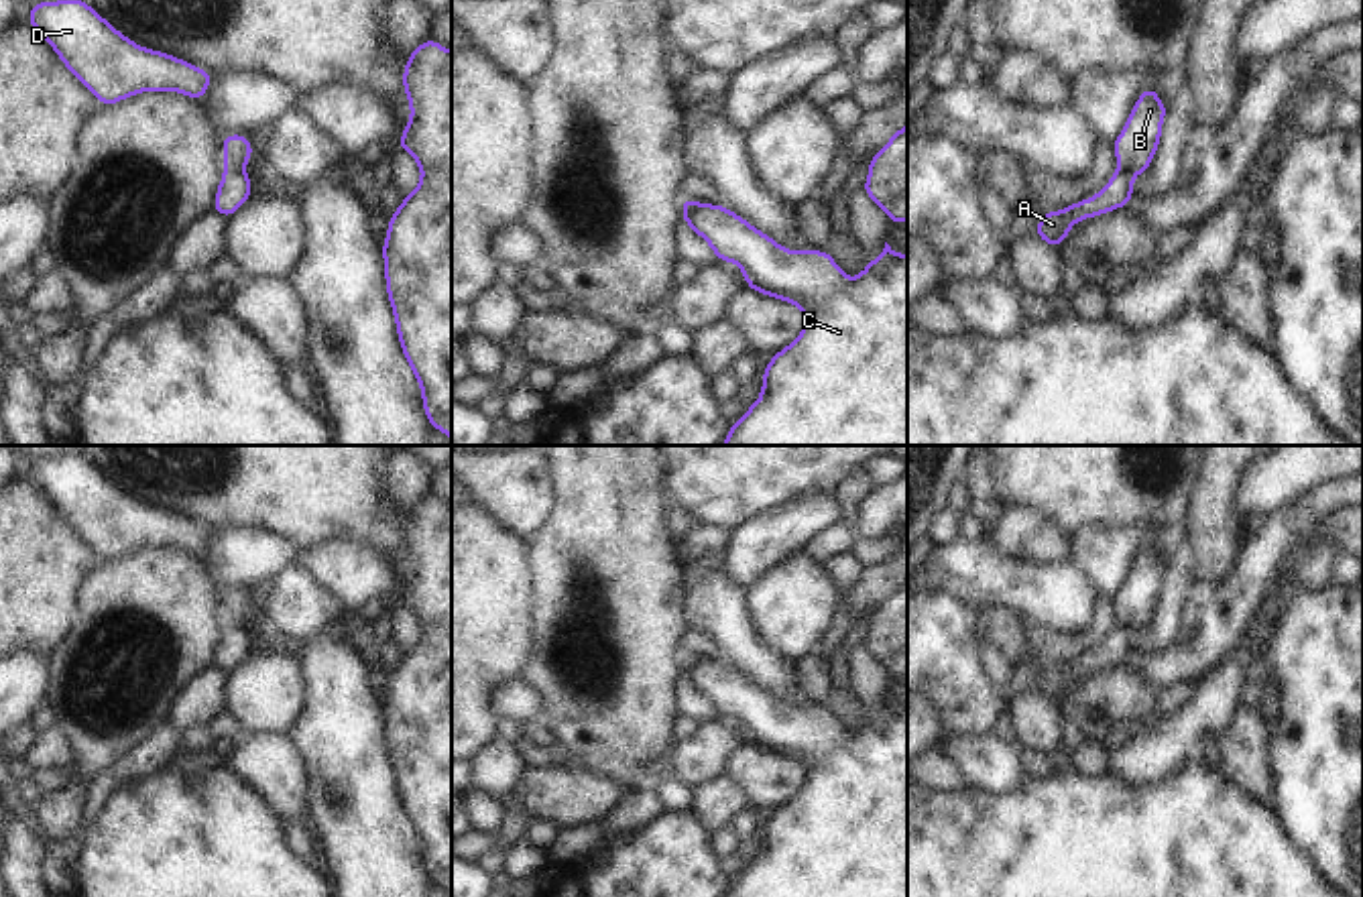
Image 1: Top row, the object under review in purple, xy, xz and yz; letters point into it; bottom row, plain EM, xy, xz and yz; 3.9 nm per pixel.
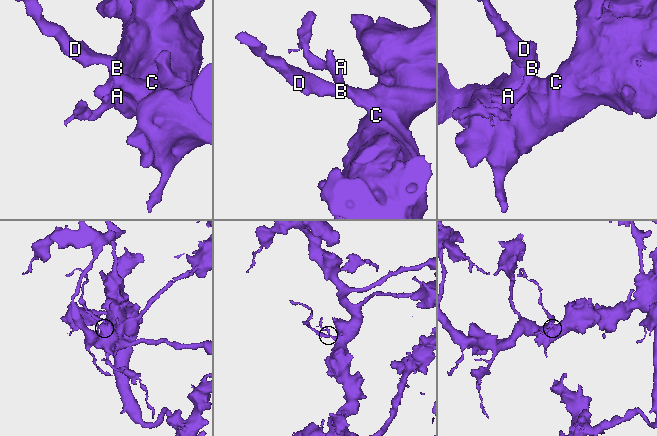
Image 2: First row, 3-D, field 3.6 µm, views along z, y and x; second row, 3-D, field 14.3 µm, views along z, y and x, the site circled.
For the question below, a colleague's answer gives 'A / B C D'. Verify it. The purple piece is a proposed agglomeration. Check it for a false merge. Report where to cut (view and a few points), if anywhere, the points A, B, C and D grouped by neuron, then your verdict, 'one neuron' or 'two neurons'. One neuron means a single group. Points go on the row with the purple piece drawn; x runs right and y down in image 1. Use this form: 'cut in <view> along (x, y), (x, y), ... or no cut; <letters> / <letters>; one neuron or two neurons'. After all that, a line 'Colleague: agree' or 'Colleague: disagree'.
cut in yz along (1119, 167), (1136, 173); A / B C D; two neurons
Colleague: agree

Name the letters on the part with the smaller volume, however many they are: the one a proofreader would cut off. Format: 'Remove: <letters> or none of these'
Remove: A

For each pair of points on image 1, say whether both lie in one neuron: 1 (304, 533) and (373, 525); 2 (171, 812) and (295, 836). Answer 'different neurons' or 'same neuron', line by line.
1: same neuron
2: different neurons

